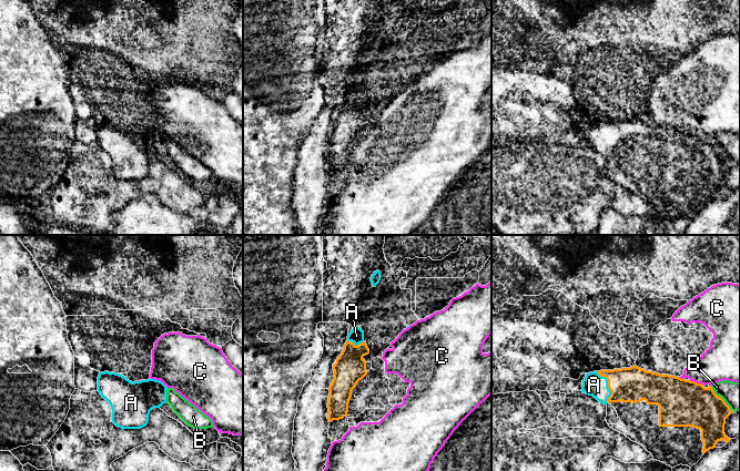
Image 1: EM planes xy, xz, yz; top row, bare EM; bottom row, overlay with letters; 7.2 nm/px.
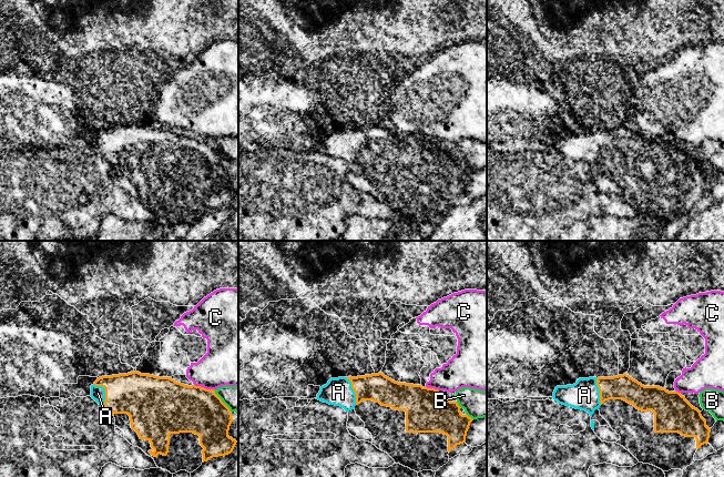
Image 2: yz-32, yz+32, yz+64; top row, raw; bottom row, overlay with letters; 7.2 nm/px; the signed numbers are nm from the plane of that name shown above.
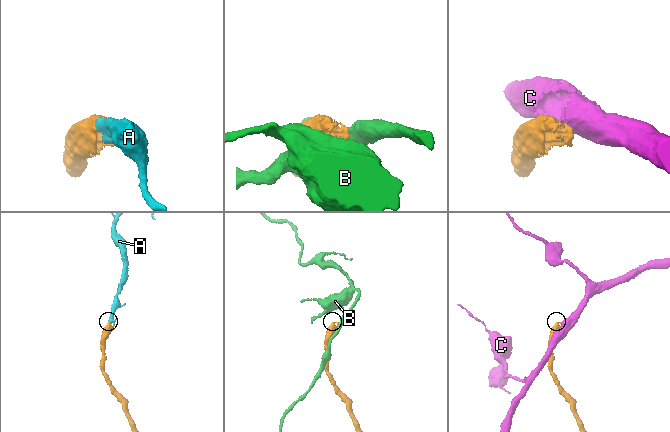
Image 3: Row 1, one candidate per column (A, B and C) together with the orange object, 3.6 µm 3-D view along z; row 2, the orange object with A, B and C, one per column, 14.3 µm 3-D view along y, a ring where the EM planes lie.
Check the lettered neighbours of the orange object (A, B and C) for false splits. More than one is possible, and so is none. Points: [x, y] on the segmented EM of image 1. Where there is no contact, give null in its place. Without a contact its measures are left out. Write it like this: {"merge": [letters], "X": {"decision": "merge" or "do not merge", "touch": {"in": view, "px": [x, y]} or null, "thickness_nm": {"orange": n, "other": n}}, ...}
{"merge": ["A"], "A": {"decision": "merge", "touch": {"in": "yz", "px": [608, 386]}, "thickness_nm": {"orange": 260, "other": 160}}, "B": {"decision": "do not merge", "touch": {"in": "yz", "px": [721, 398]}, "thickness_nm": {"orange": 320, "other": 200}}, "C": {"decision": "do not merge", "touch": {"in": "yz", "px": [696, 382]}, "thickness_nm": {"orange": 340, "other": 280}}}

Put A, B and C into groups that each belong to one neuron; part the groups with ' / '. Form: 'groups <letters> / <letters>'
groups A / B / C

